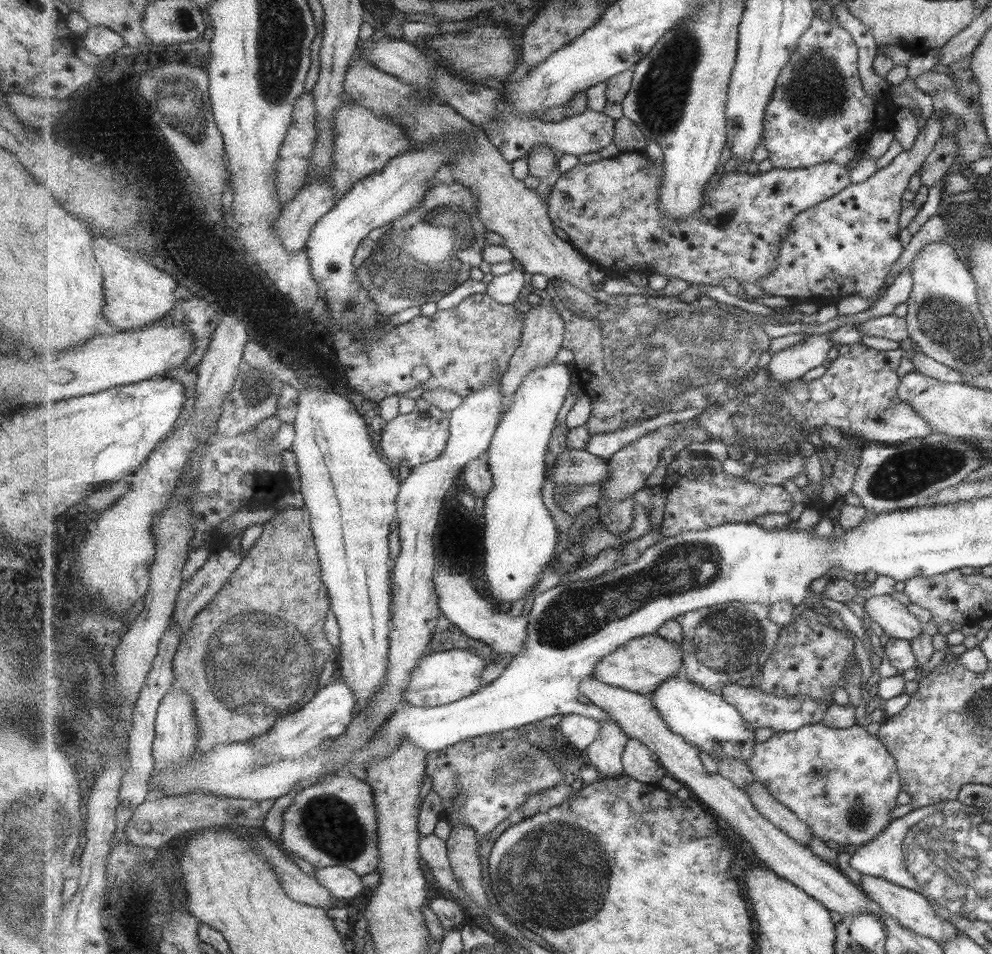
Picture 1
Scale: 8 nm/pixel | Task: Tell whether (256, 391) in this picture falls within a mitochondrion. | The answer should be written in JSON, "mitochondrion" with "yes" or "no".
{"mitochondrion":"yes"}

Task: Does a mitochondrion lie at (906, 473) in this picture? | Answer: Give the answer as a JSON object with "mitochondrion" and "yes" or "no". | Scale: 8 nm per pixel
{"mitochondrion":"yes"}

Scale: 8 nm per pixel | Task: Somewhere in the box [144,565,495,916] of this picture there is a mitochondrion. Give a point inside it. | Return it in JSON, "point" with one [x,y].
{"point":[257,667]}

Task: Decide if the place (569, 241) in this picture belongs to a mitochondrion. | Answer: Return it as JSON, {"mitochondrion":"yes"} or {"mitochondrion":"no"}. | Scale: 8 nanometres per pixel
{"mitochondrion":"no"}

